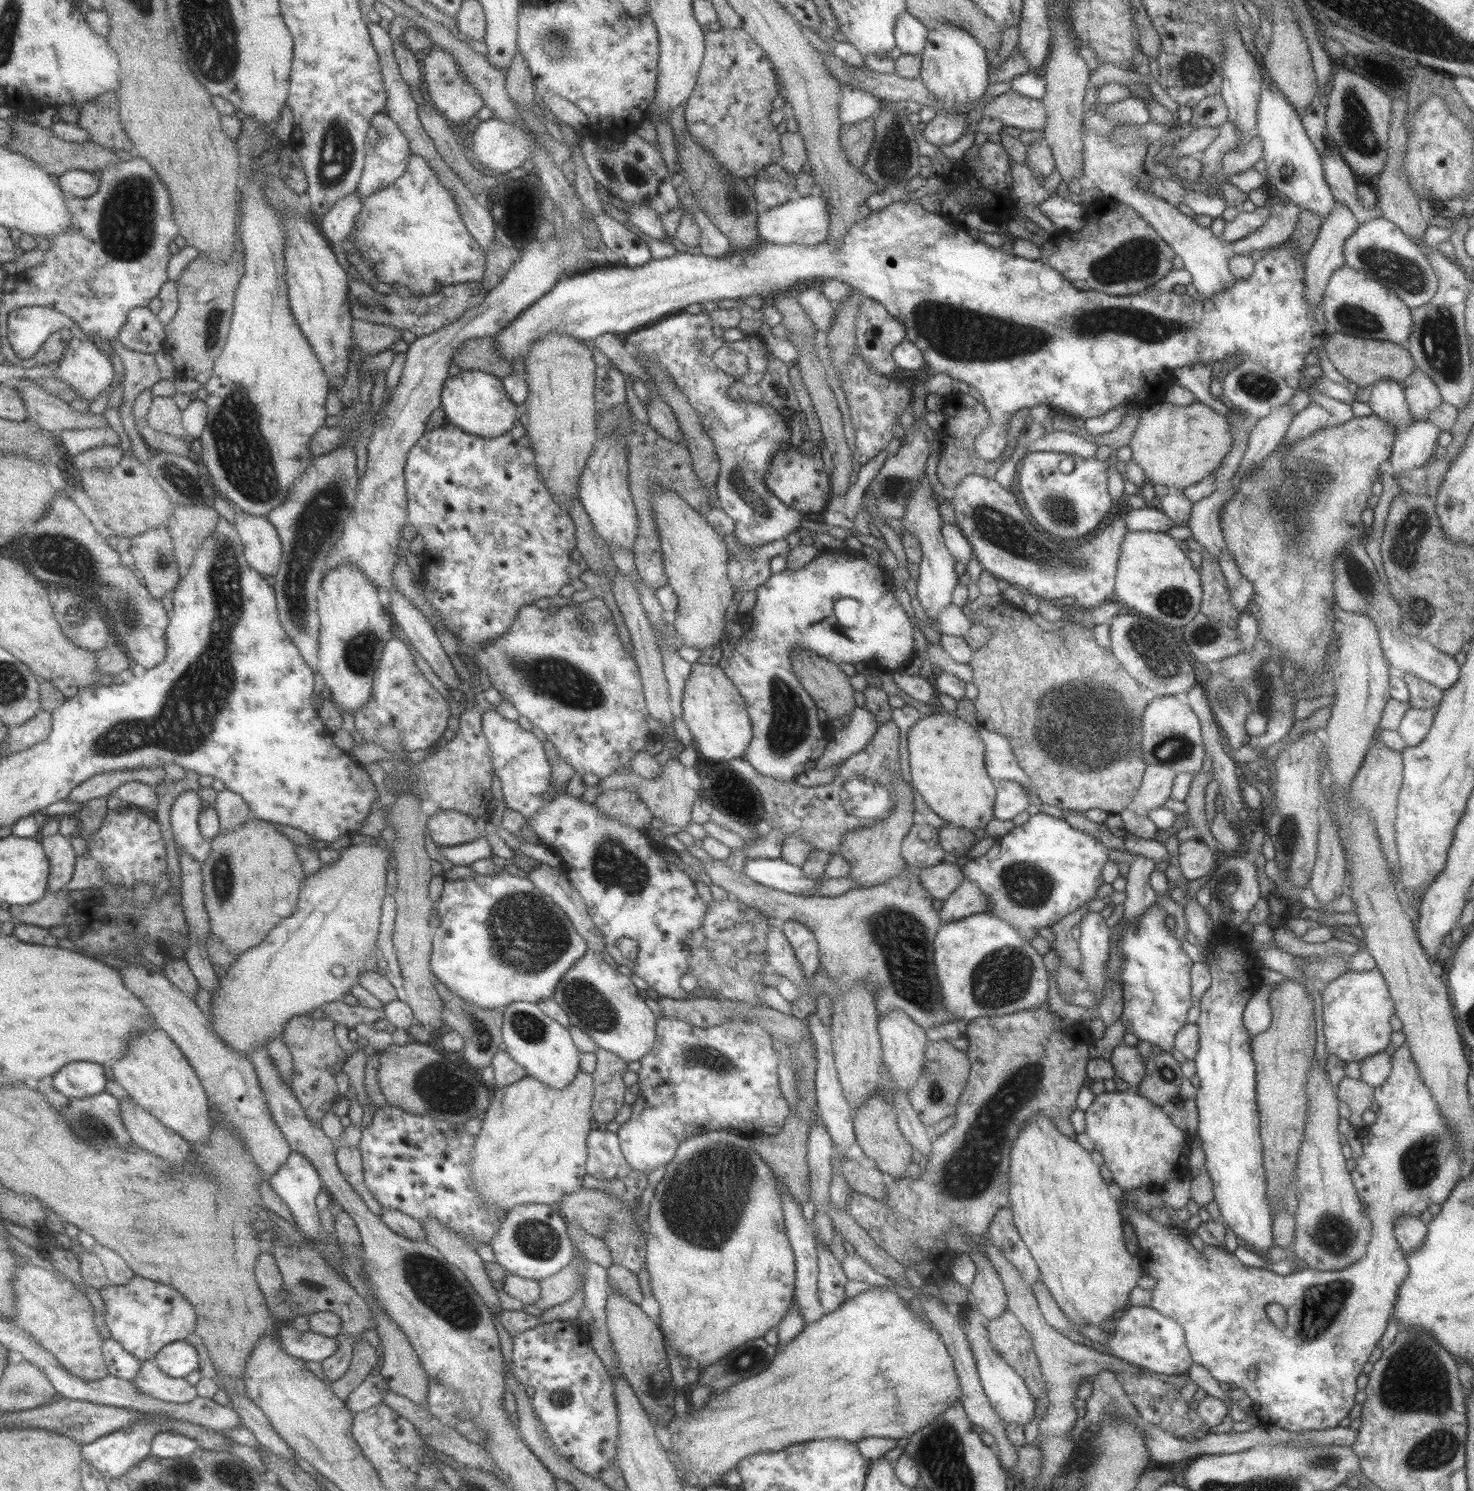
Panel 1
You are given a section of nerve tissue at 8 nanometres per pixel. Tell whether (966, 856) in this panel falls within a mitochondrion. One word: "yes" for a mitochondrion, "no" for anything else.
no

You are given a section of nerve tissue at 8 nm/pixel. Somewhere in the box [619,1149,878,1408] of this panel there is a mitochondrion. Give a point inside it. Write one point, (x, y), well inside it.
(748, 1359)

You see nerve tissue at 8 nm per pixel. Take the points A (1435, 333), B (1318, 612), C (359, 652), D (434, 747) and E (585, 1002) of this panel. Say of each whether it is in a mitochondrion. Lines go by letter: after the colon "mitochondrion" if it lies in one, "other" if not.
A: mitochondrion
B: other
C: mitochondrion
D: other
E: mitochondrion

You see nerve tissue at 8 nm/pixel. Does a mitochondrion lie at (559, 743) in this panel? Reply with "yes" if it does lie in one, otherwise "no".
no

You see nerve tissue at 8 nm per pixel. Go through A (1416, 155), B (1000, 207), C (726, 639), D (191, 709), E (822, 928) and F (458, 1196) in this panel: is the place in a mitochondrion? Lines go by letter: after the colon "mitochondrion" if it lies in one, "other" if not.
A: other
B: other
C: other
D: mitochondrion
E: other
F: other

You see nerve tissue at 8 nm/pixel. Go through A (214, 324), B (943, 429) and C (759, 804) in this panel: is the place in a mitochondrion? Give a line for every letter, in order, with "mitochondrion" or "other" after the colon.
A: mitochondrion
B: other
C: other

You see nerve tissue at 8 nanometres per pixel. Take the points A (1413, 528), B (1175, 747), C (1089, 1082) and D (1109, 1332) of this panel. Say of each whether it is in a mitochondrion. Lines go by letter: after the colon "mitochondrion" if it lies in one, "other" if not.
A: mitochondrion
B: mitochondrion
C: other
D: other

